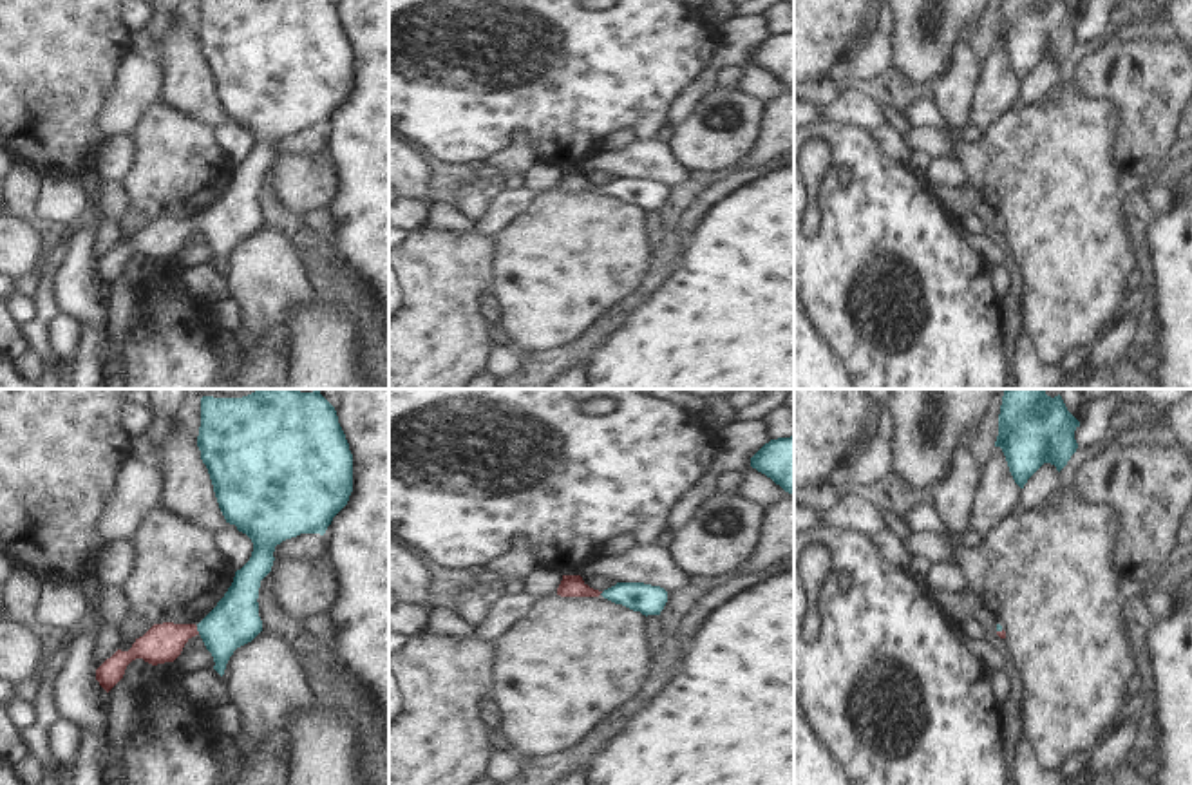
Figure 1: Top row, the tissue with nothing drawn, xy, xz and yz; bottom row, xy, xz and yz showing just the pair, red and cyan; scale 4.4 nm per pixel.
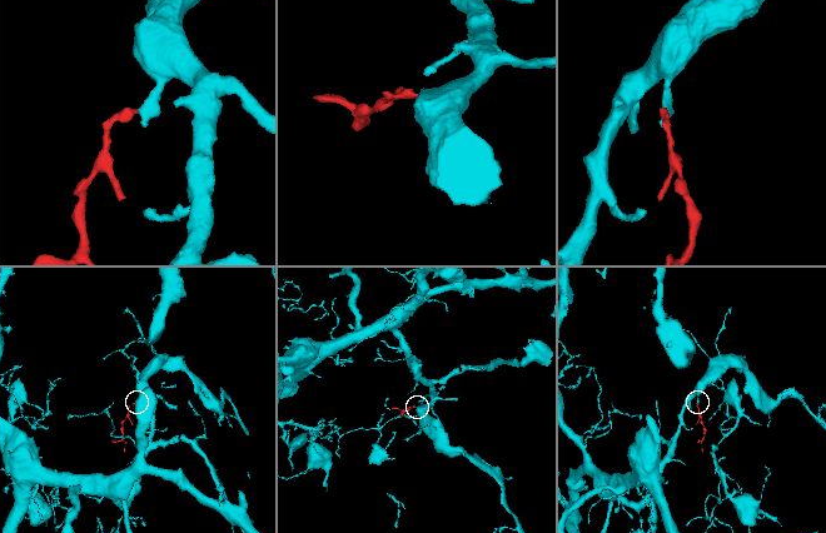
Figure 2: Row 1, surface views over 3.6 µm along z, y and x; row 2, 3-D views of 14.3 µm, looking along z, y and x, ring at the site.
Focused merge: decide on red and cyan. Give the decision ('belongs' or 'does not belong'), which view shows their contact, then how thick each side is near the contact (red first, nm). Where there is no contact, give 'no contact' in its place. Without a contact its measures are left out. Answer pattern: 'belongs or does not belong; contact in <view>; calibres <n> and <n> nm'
belongs; contact in xy; calibres 180 and 220 nm

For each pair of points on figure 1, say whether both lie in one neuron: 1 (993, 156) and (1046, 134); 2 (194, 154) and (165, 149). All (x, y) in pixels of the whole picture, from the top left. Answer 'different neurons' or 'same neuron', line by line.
1: same neuron
2: same neuron

